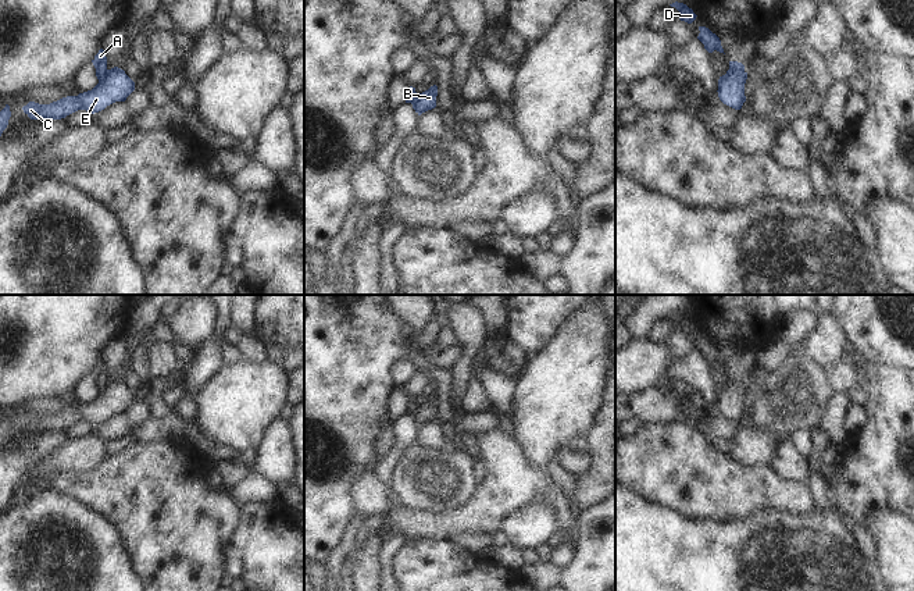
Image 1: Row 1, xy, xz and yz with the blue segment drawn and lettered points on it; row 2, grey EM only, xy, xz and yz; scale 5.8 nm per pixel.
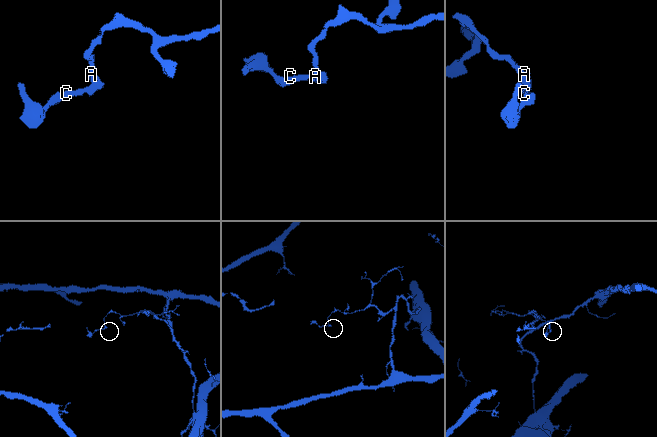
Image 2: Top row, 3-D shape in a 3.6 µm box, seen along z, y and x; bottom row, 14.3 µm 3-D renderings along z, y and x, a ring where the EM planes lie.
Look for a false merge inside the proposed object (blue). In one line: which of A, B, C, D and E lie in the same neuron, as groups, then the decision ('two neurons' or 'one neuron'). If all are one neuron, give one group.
A D / B C E | two neurons

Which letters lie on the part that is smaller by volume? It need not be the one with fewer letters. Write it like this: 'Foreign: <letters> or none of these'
Foreign: B, C, E

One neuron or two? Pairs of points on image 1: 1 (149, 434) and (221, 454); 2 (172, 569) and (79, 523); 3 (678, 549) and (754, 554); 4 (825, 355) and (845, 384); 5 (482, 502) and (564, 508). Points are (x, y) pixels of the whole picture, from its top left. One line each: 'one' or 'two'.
1: one
2: two
3: one
4: two
5: one

